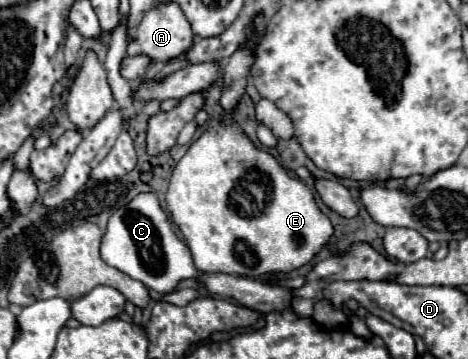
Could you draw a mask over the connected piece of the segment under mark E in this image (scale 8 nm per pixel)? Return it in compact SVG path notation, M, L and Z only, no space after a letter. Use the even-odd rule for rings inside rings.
M231 119L225 125L207 129L191 143L171 175L167 209L193 255L195 267L203 273L231 273L251 279L289 273L307 265L333 237L333 225L319 211L309 187L291 177L273 155L257 149Z

